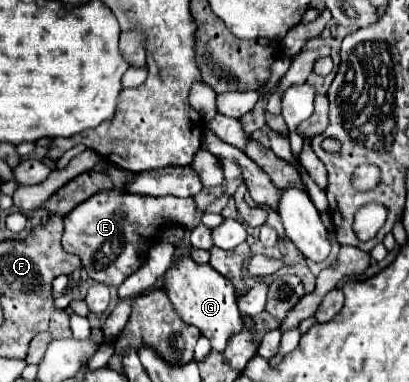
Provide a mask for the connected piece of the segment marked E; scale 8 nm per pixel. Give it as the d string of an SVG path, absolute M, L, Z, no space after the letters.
M102 191L92 195L64 217L62 247L82 259L82 265L98 283L118 287L128 275L132 275L148 257L150 239L158 227L182 225L194 227L200 221L200 209L194 197L150 197L132 195L122 191Z

